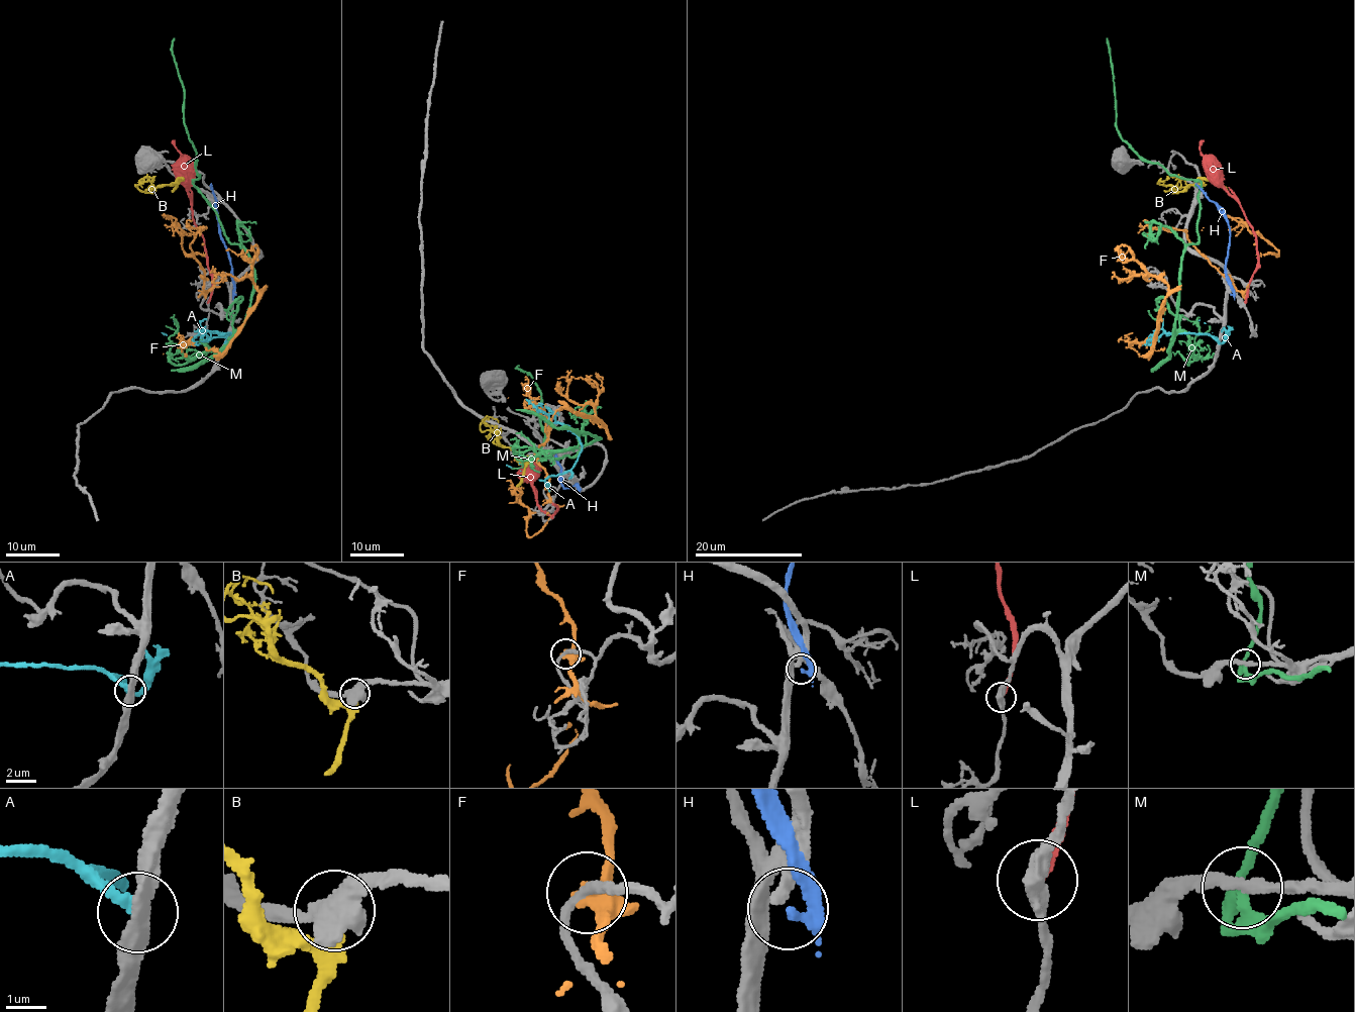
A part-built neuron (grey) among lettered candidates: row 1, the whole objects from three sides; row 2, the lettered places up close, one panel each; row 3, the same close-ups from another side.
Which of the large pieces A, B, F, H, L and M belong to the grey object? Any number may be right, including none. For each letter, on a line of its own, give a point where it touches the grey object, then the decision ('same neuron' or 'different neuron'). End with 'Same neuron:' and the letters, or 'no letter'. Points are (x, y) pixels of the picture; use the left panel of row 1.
A: (226, 341) | different neuron
B: (182, 179) | different neuron
F: (202, 277) | different neuron
H: (235, 293) | different neuron
L: (208, 302) | different neuron
M: (194, 186) | different neuron
Same neuron: no letter

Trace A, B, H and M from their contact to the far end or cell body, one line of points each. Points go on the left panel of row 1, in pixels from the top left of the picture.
A: (226, 342), (229, 334), (237, 332), (205, 328), (190, 342), (181, 342)
B: (182, 178), (154, 188), (146, 176), (138, 181), (153, 181)
H: (235, 294), (231, 263), (221, 236), (215, 197), (210, 184)
M: (194, 186), (227, 240), (247, 255), (254, 292), (246, 319), (219, 350), (174, 343), (174, 314)

